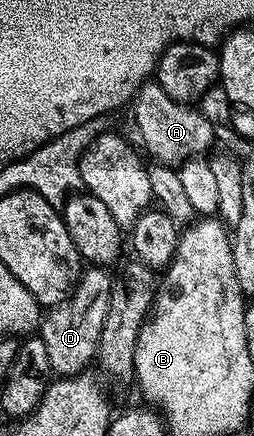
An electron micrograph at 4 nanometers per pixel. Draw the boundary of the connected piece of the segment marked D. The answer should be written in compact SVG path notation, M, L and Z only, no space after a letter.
M88 266L85 272L79 273L75 287L69 293L68 297L58 305L49 307L43 313L38 335L42 342L46 342L46 354L50 354L50 366L52 372L59 377L78 376L85 371L96 359L96 347L102 334L102 322L106 322L106 306L110 290L112 289L113 277L107 276L105 269L100 266Z

